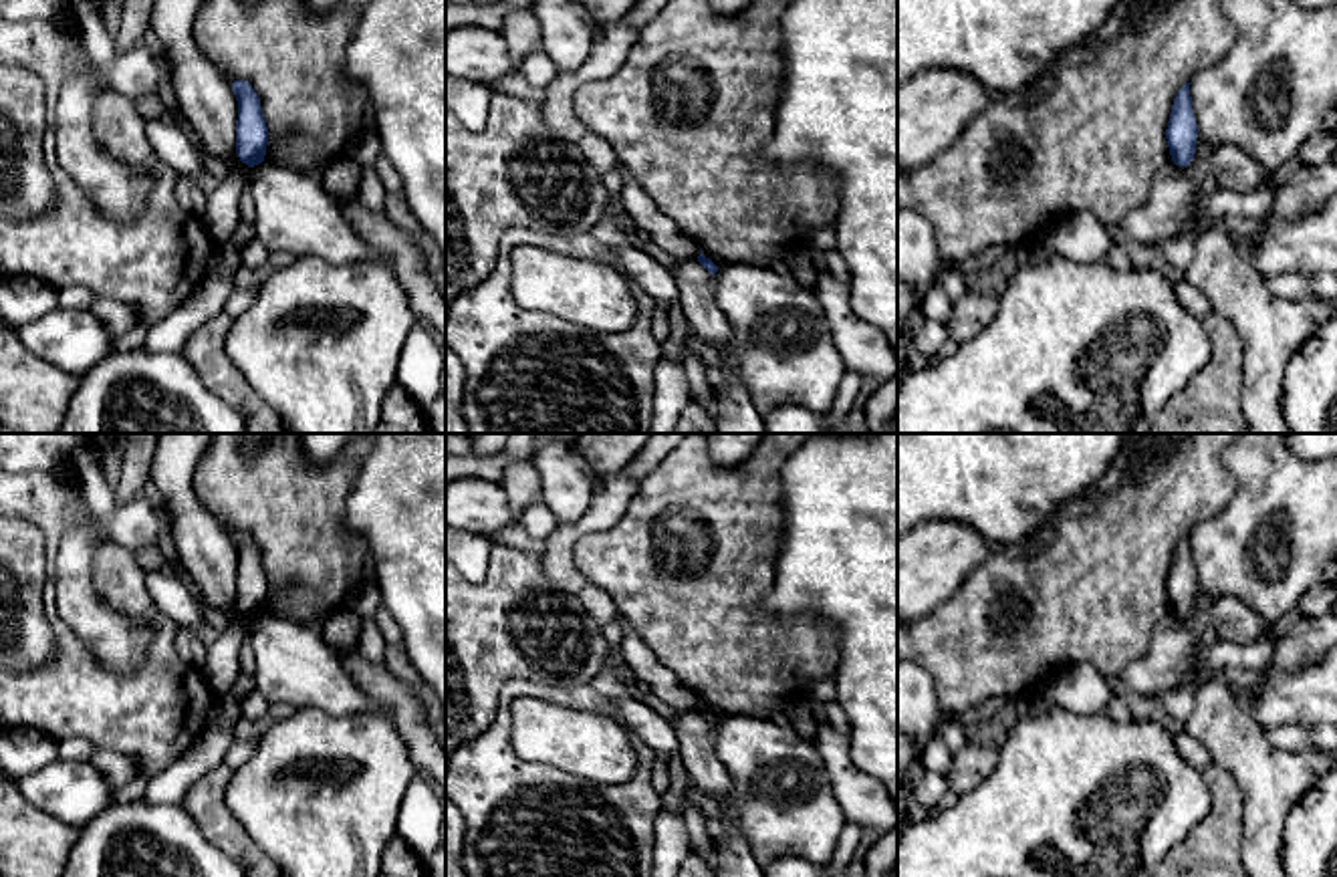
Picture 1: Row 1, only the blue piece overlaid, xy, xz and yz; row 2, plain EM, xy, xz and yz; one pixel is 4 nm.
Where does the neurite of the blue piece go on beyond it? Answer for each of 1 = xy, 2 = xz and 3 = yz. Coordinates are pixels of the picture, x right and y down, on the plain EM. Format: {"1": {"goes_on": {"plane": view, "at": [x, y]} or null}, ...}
{"1": {"goes_on": null}, "2": {"goes_on": null}, "3": {"goes_on": null}}

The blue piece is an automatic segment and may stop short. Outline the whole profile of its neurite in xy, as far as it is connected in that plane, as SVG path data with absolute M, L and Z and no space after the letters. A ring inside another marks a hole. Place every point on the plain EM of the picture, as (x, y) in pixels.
M234 532L232 542L238 552L236 605L242 615L254 619L264 613L268 597L268 579L262 567L260 550L246 532Z

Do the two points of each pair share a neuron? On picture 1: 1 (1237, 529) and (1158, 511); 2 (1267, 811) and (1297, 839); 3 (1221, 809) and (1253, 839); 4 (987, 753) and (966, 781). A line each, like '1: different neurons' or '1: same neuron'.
1: different neurons
2: different neurons
3: different neurons
4: same neuron

